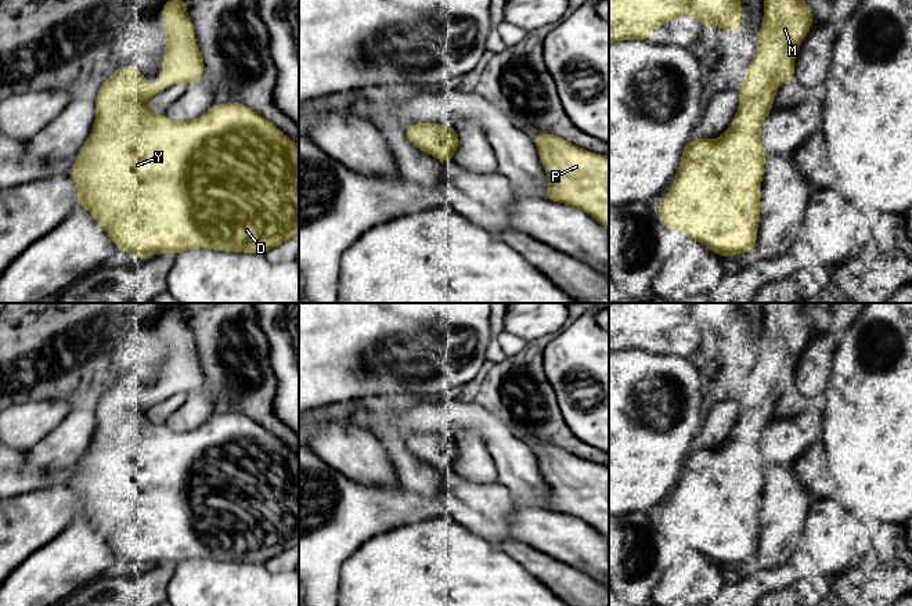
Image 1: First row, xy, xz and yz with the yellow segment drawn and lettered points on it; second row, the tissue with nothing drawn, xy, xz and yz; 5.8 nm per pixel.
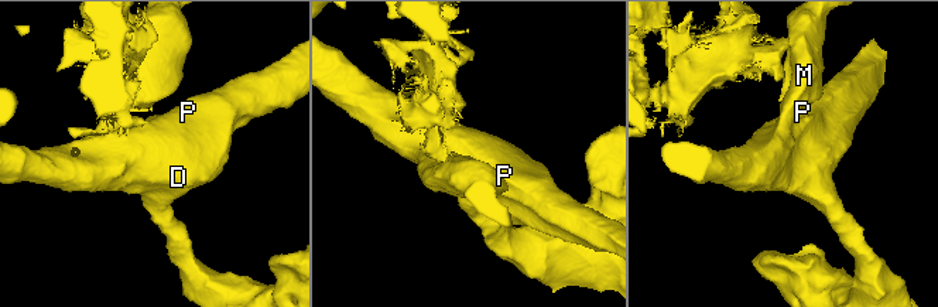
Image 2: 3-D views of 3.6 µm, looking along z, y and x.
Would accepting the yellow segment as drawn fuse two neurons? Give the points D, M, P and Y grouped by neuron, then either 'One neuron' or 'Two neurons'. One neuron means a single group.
Groups: D M P Y. One neuron

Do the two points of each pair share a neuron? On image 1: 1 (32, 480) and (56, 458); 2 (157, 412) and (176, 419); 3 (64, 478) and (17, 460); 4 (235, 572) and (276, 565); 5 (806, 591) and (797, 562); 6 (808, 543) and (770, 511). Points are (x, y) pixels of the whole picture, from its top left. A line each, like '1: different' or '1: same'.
1: different
2: different
3: same
4: different
5: different
6: different

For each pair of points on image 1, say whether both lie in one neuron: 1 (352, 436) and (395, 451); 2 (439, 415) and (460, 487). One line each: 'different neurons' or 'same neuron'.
1: different neurons
2: different neurons

